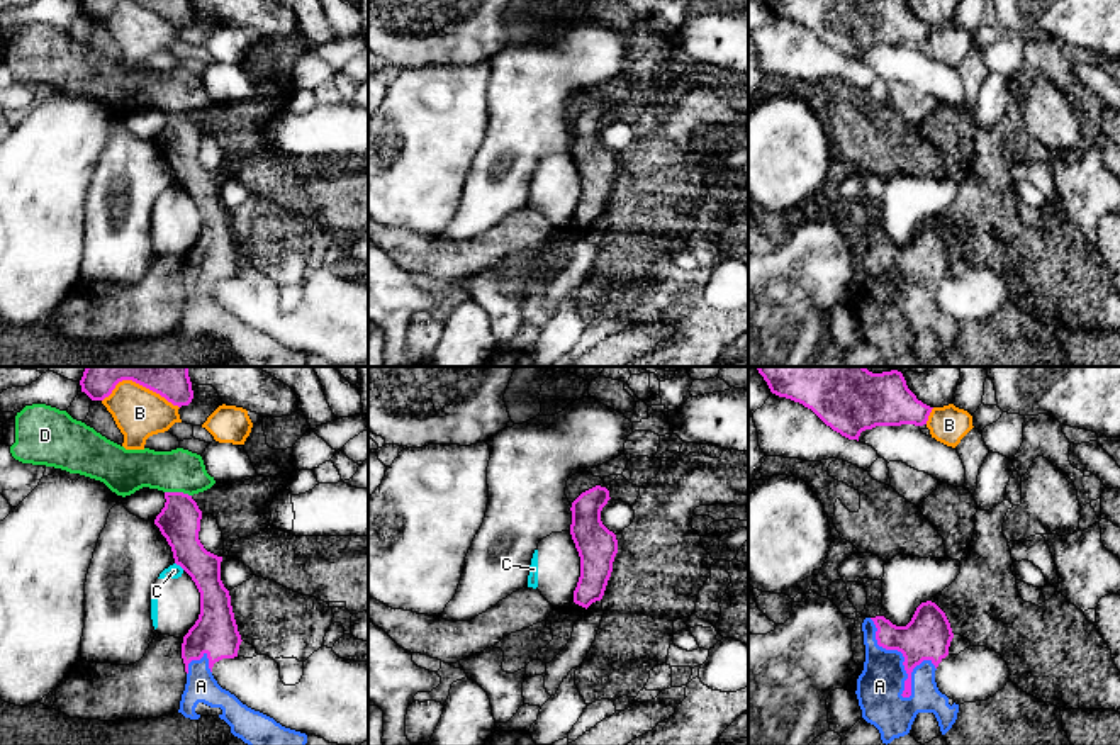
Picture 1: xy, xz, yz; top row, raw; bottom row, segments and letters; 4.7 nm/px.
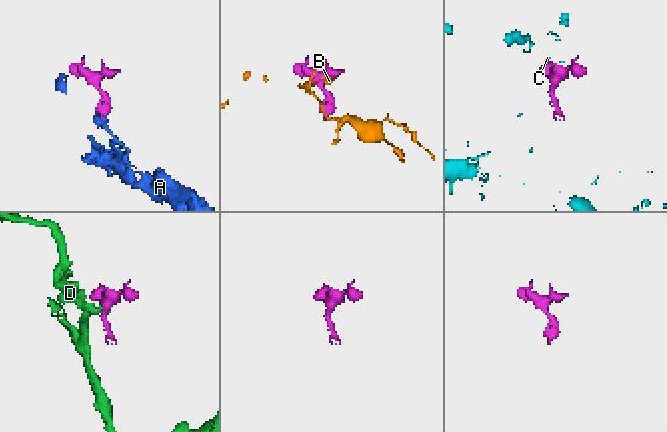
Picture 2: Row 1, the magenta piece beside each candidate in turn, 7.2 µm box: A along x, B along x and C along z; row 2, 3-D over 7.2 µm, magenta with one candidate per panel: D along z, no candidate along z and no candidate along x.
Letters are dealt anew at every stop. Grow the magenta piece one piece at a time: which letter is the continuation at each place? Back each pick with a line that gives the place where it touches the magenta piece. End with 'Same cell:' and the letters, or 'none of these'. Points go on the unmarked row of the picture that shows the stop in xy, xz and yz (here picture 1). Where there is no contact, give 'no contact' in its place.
A: contact yz (900, 270)
Same cell: A

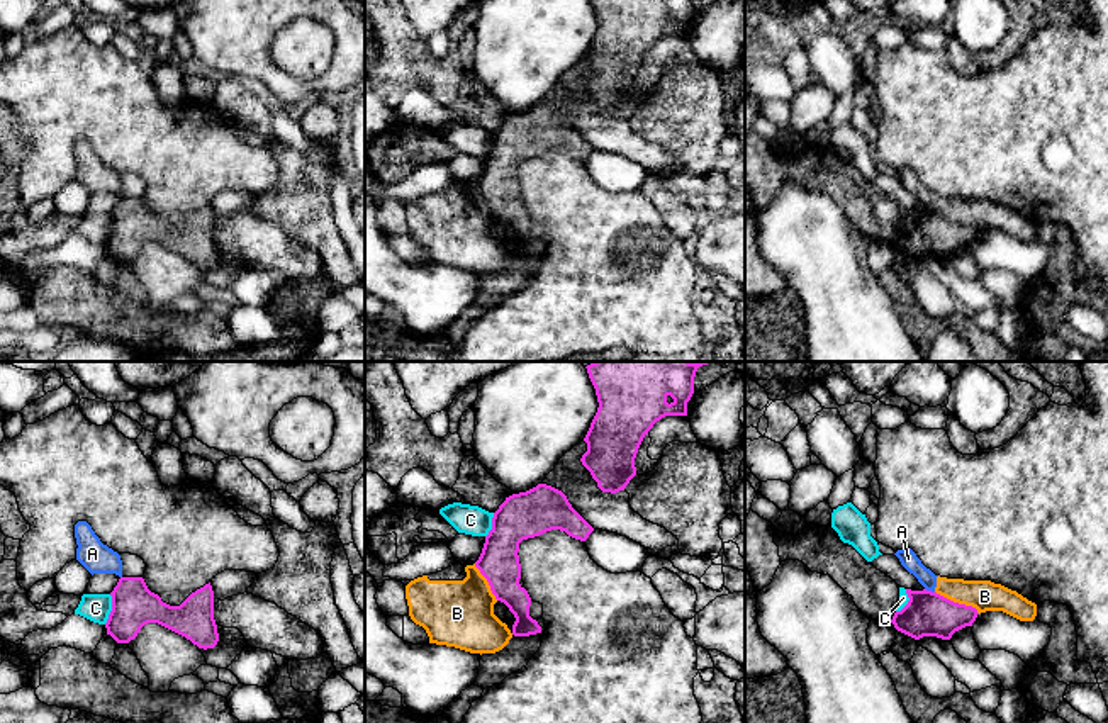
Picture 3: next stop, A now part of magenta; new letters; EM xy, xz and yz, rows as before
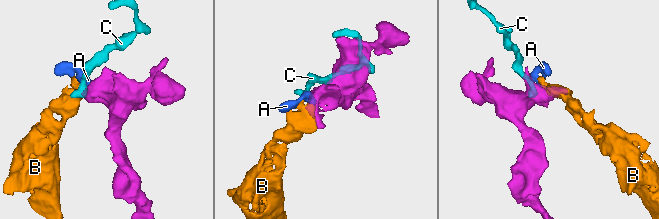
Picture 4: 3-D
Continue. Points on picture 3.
Same cell: none of these

